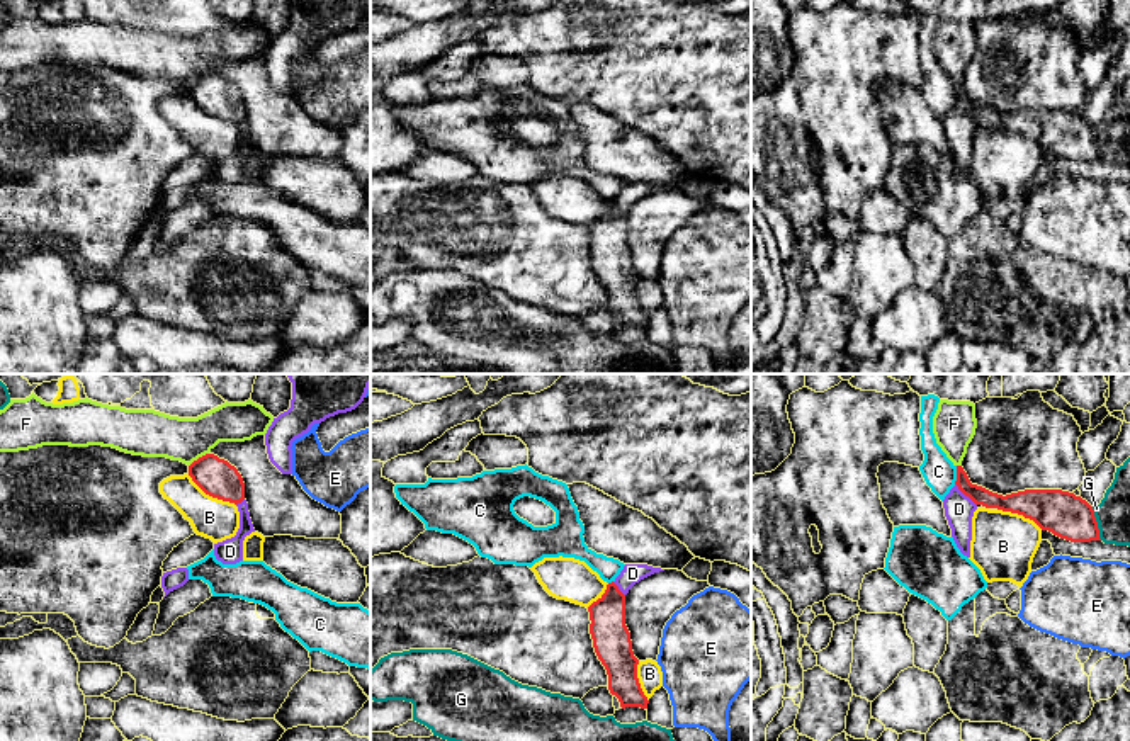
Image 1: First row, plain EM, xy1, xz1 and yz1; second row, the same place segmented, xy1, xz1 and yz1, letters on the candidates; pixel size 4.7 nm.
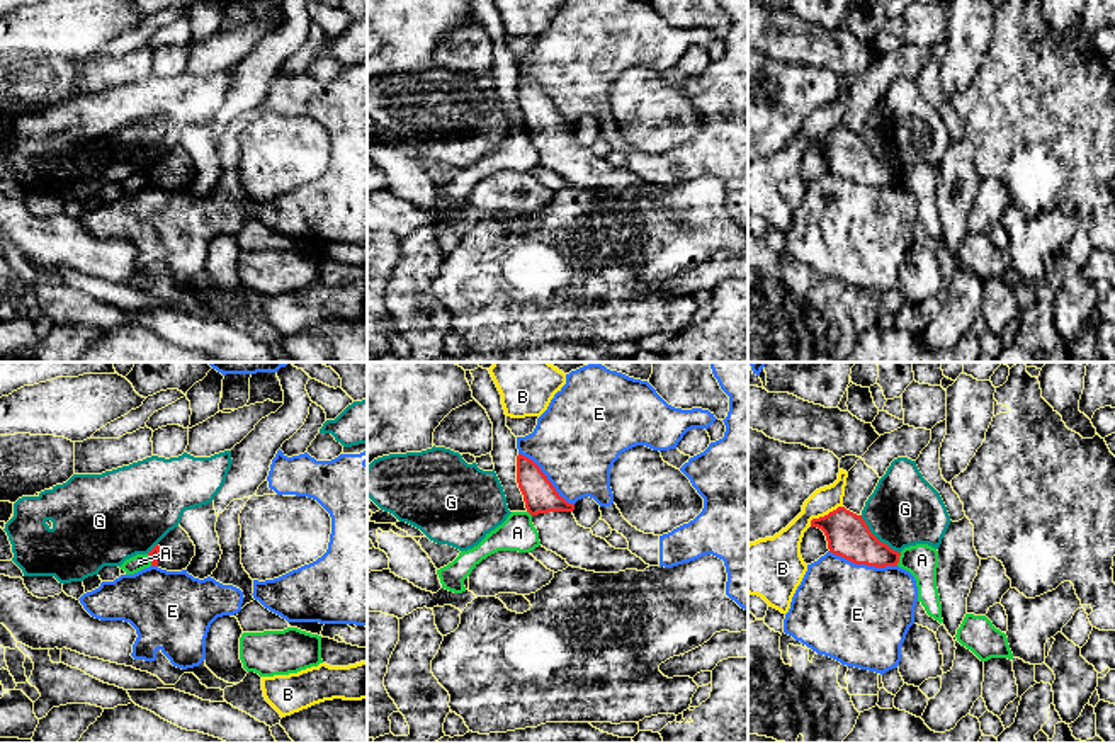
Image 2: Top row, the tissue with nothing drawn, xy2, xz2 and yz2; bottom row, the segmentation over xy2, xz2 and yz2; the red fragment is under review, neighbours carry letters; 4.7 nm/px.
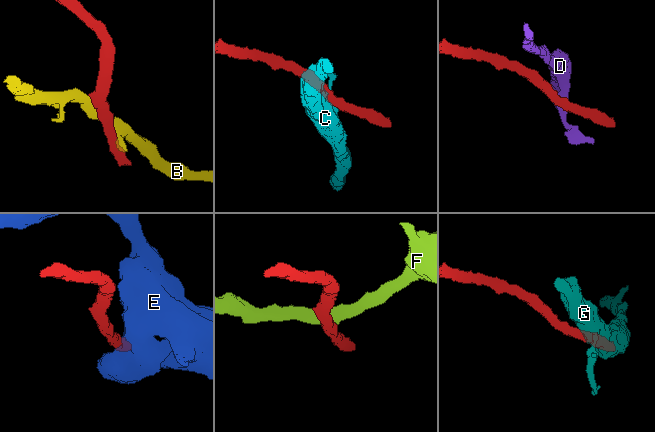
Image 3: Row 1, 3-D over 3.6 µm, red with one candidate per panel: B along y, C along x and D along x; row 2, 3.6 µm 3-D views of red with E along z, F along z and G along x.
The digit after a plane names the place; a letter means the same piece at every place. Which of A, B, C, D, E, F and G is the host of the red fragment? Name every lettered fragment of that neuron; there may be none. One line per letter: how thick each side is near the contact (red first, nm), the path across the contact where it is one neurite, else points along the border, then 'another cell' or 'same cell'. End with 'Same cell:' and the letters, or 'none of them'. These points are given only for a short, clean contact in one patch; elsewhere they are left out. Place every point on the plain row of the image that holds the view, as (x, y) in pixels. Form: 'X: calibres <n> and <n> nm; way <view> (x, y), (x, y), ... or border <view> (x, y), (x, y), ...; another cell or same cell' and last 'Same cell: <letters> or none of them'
A: calibres 200 and 160 nm; border yz2 (901, 172), (896, 184); another cell
B: calibres 180 and 190 nm; another cell
C: calibres 90 and 160 nm; border yz1 (957, 85), (957, 99), (954, 102); another cell
D: calibres 100 and 140 nm; border yz1 (955, 102), (976, 124); another cell
E: calibres 200 and 480 nm; border yz2 (828, 170), (855, 182), (896, 186); another cell
F: calibres 180 and 220 nm; border xy1 (208, 72), (189, 85); another cell
G: calibres 200 and 340 nm; border yz2 (860, 135), (881, 160), (899, 172); another cell
Same cell: none of them

